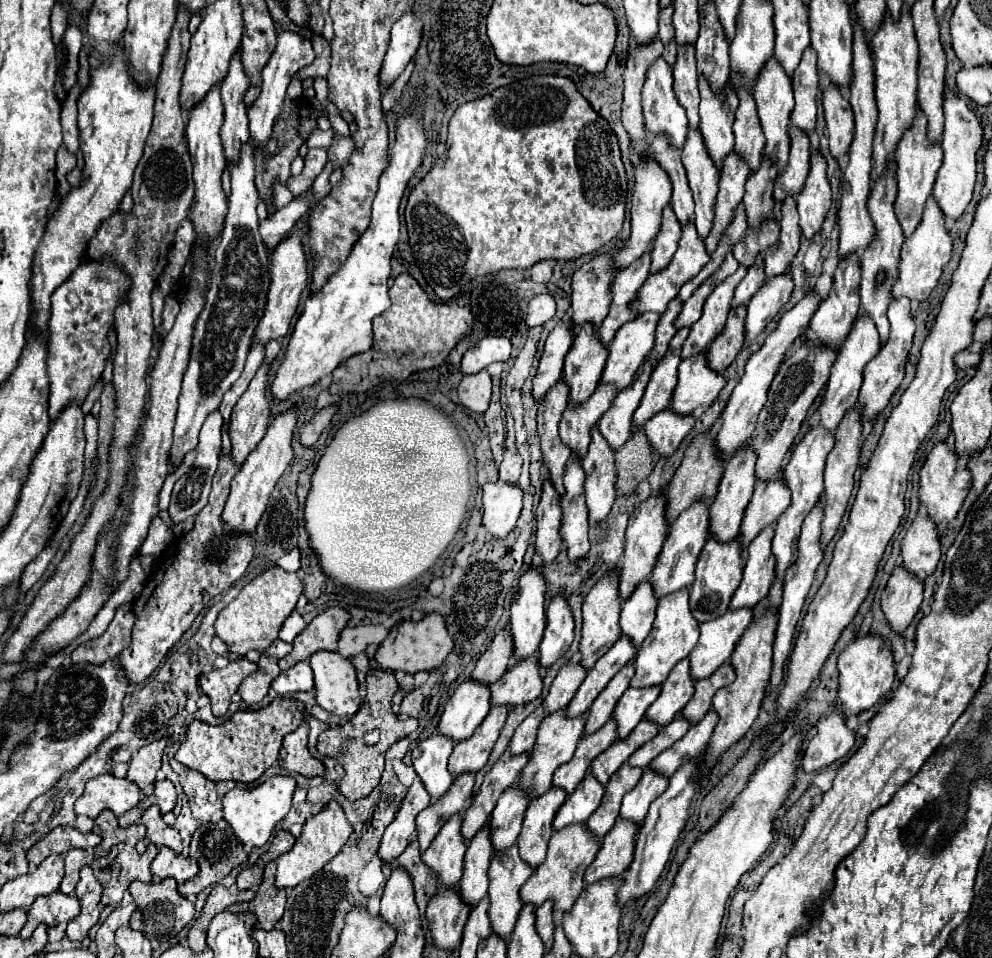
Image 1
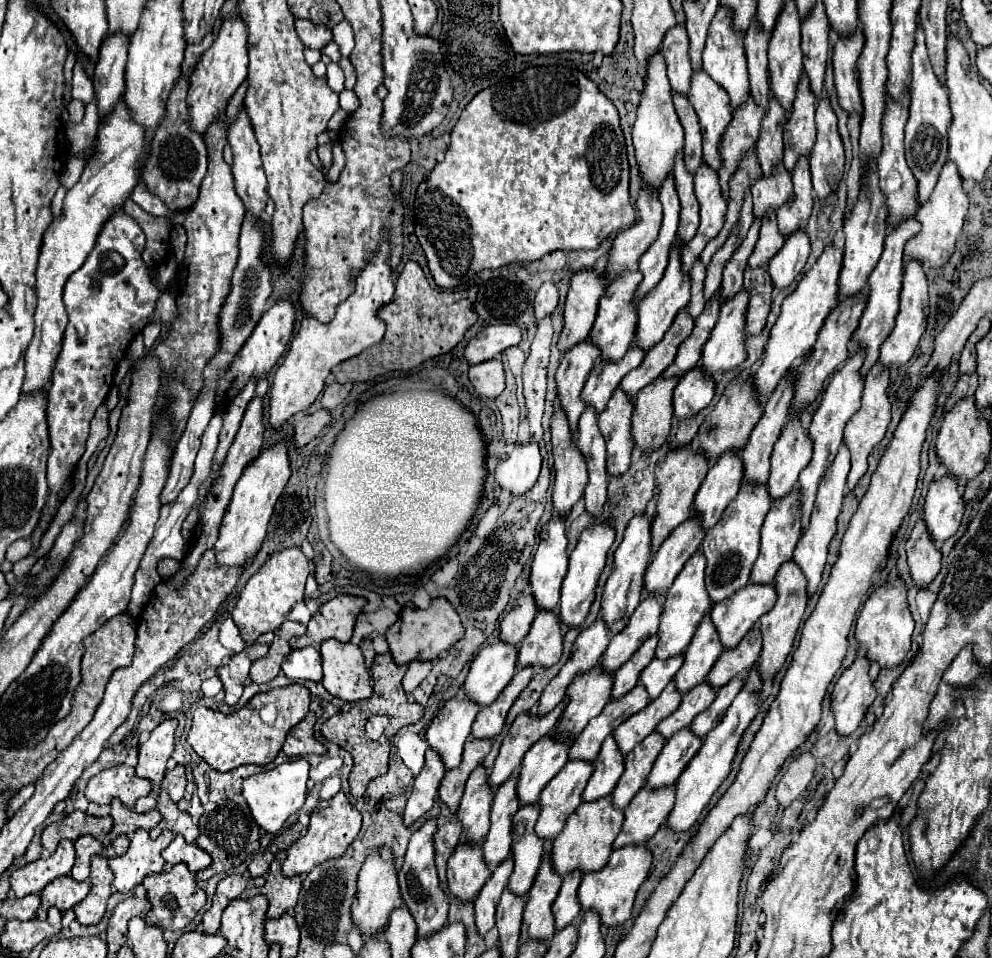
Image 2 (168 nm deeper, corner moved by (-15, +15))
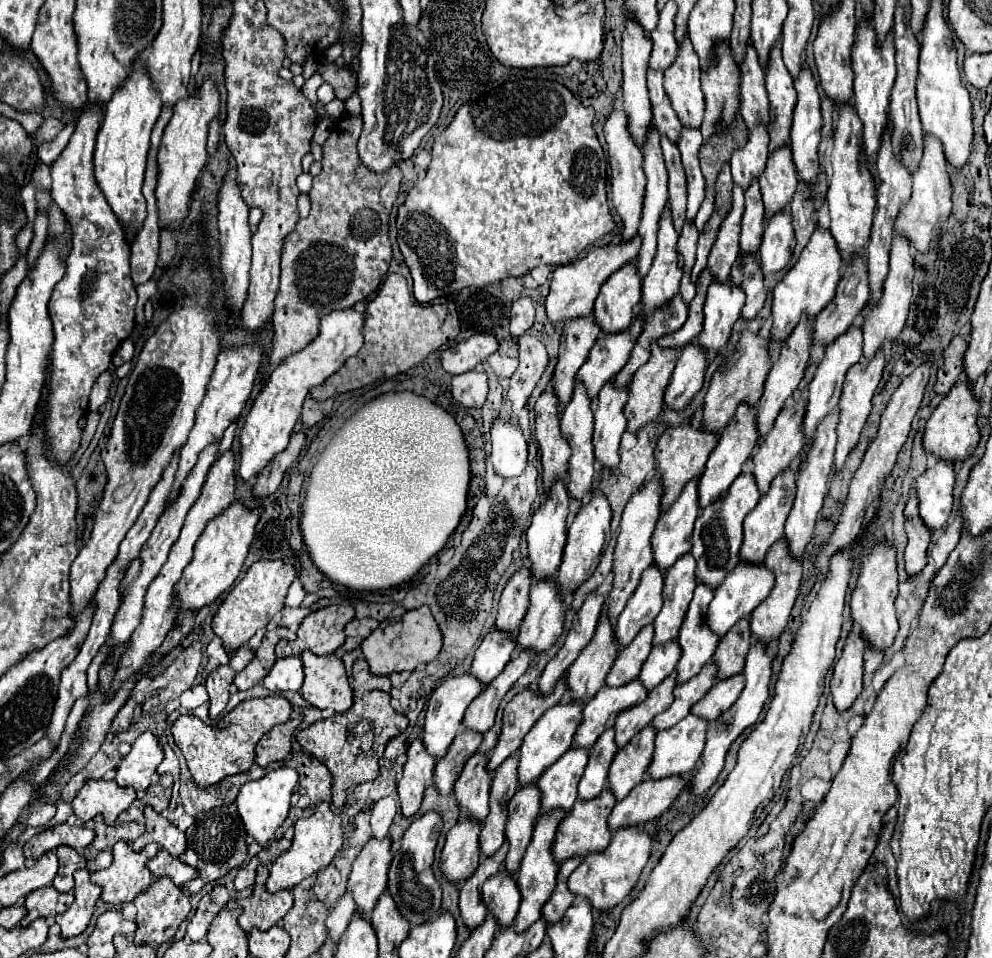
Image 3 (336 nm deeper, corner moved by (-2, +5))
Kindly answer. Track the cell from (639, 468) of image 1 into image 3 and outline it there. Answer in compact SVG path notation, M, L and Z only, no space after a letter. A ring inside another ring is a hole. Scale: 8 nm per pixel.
M656 343L652 345L652 357L648 359L646 365L642 365L636 373L634 373L634 381L630 383L628 389L628 401L624 405L624 415L628 419L628 431L630 433L638 433L642 427L646 427L650 421L654 421L654 417L658 417L658 413L664 407L664 389L670 381L670 375L676 367L678 361L678 351L676 349L660 349Z

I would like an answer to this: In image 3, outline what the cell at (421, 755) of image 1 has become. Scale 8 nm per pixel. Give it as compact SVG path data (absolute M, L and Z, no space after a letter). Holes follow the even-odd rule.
M460 675L460 677L450 677L446 679L430 697L428 701L428 709L426 709L426 723L424 723L424 731L422 731L422 743L426 747L426 751L430 755L434 755L436 759L442 759L442 755L446 755L450 743L454 741L462 717L468 709L468 705L478 697L478 693L482 691L482 683L478 679L474 679L472 675Z

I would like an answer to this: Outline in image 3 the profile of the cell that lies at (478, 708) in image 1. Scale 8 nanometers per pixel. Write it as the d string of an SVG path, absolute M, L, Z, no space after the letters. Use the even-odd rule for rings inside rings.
M494 629L484 637L480 647L476 649L470 675L474 675L480 683L484 683L484 687L488 687L494 681L494 677L498 677L504 671L514 649L514 635Z

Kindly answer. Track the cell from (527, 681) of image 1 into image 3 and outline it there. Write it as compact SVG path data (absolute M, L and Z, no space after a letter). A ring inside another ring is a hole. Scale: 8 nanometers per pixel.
M554 581L534 583L530 589L530 607L518 629L516 647L522 651L544 653L562 635L564 607Z

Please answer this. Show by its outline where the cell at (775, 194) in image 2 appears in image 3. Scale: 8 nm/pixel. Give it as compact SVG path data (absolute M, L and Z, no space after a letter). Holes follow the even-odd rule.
M754 127L748 133L748 143L734 151L730 167L732 167L732 177L734 183L738 183L744 191L750 187L754 179L760 179L762 169L766 169L766 159L768 159L768 133L766 127Z

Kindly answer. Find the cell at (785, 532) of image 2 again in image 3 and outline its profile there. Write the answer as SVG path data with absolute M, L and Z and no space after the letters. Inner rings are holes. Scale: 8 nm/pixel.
M786 469L782 475L778 475L774 479L774 483L770 485L770 491L760 499L760 503L748 513L748 517L744 519L744 543L742 543L742 549L740 549L742 563L762 565L768 549L776 541L784 539L784 523L786 523L786 519L792 511L792 505L794 505L794 491L796 491L794 471Z

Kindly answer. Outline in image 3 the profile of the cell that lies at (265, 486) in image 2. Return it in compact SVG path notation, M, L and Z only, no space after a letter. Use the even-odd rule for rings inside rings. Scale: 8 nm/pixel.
M234 501L230 503L230 507L226 507L226 511L222 511L222 515L218 515L218 519L212 519L206 525L202 539L198 539L194 547L194 559L184 569L184 575L180 583L176 585L176 591L180 597L180 609L186 607L190 611L198 611L204 605L212 603L220 593L232 587L232 583L238 579L242 571L250 543L254 539L260 513L262 513L260 507L250 509L242 501Z

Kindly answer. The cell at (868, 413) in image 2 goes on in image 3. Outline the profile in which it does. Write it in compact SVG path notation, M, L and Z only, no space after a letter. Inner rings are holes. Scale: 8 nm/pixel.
M878 351L876 357L872 361L866 361L866 363L856 363L848 369L846 373L846 381L844 381L844 391L842 391L842 397L840 397L840 421L838 421L838 427L836 427L836 433L838 433L838 445L836 445L836 471L840 471L850 455L850 451L858 445L860 441L860 433L864 429L864 423L872 411L872 395L882 379L882 369L884 369L884 353Z

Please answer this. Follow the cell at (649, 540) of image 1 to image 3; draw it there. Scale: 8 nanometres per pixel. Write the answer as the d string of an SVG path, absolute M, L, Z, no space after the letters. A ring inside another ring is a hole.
M678 425L678 427L670 427L662 439L658 439L658 445L654 449L654 459L656 459L656 473L658 473L658 481L664 487L662 493L662 511L668 511L672 507L672 503L678 499L678 493L684 491L686 483L690 483L692 479L698 479L704 473L708 455L712 453L712 449L716 447L716 435L710 435L702 429L692 429L690 425Z

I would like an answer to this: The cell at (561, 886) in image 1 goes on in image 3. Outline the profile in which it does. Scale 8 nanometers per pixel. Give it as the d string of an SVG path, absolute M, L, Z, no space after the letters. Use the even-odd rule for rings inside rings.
M604 789L598 797L594 797L590 801L576 801L574 807L572 807L572 811L558 825L556 839L554 839L554 845L552 845L552 857L554 857L554 861L562 863L566 859L572 859L574 855L588 857L588 855L594 855L594 853L602 853L604 847L612 839L612 833L608 829L606 819L610 815L610 811L614 809L614 805L616 805L616 799L614 799L614 795L608 789Z

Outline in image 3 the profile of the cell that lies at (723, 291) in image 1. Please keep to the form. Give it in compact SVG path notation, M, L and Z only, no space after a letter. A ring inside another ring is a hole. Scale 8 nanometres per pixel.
M734 185L734 197L732 197L732 209L728 217L722 221L718 239L710 251L708 257L708 269L712 271L712 277L718 281L726 281L730 275L730 267L740 255L740 221L742 221L742 211L744 211L744 191Z

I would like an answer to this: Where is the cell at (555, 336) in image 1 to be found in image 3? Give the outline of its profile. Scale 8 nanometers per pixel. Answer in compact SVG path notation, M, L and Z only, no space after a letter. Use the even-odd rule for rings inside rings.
M636 235L632 241L628 243L610 243L606 247L594 247L584 259L574 261L570 265L562 265L552 273L552 281L550 281L550 293L546 297L546 313L548 319L552 323L566 323L578 317L588 317L592 315L594 309L594 301L598 297L598 291L602 287L602 283L616 273L622 265L630 263L632 259L638 257L638 249L640 249L640 237Z

